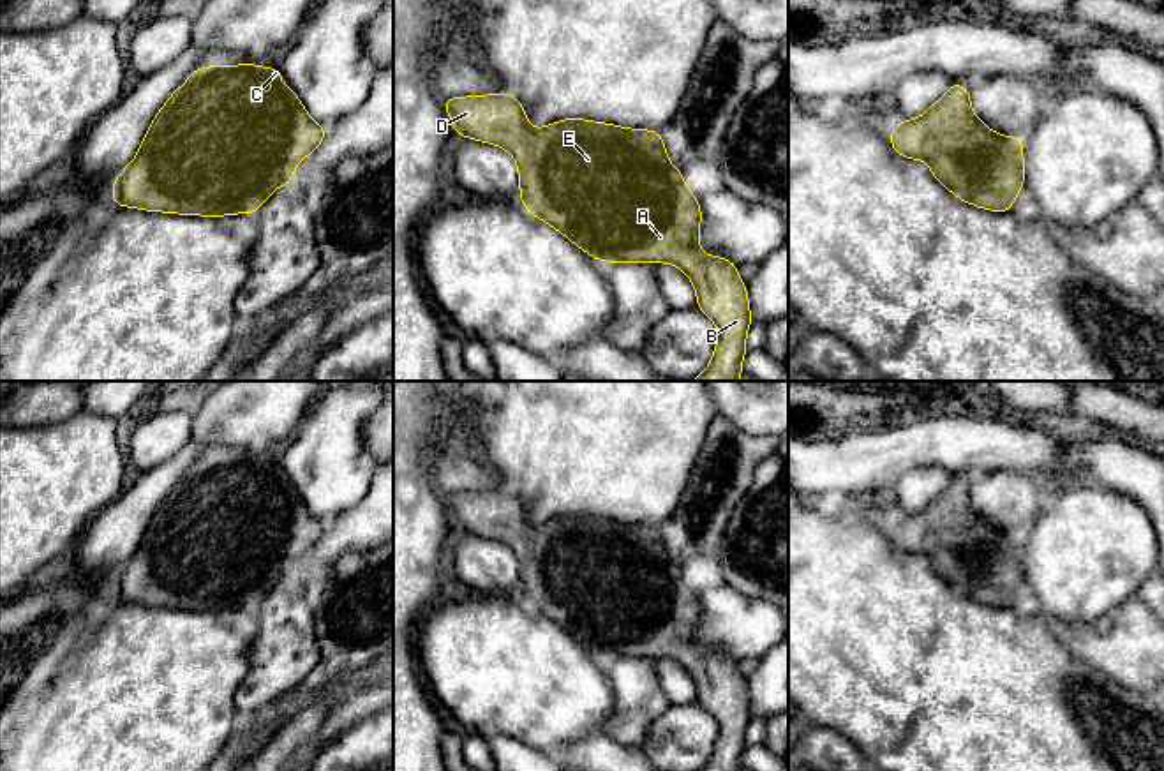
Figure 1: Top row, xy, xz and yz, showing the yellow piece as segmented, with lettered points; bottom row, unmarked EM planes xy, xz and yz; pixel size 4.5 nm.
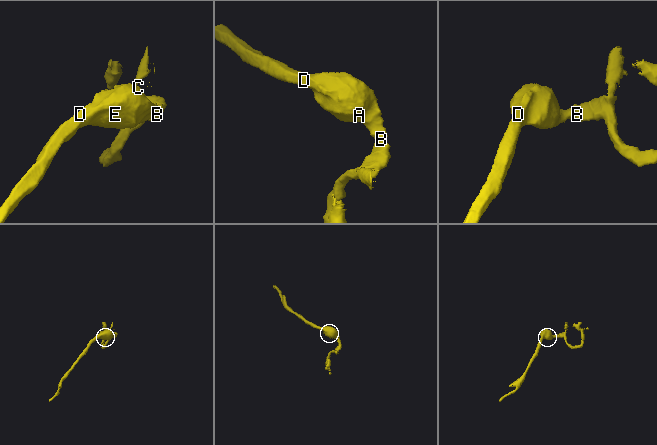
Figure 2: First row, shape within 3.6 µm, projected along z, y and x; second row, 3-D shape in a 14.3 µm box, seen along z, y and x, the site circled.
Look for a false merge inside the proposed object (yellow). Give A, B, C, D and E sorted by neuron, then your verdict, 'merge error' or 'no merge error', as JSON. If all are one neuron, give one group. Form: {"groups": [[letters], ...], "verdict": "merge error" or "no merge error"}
{"groups": [["A", "B", "C", "D", "E"]], "verdict": "no merge error"}

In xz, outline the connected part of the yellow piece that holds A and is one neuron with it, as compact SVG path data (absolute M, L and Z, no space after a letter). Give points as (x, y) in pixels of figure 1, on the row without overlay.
M511 489L443 494L457 531L492 538L508 545L519 561L520 596L540 616L548 618L589 651L610 656L654 656L672 658L693 677L697 702L718 722L718 739L713 755L700 771L742 771L741 755L748 748L746 727L751 722L750 699L744 676L737 670L737 660L721 651L705 653L698 640L702 607L697 591L683 577L683 566L668 558L668 550L656 526L624 524L619 520L564 513L552 520L533 524L527 512Z

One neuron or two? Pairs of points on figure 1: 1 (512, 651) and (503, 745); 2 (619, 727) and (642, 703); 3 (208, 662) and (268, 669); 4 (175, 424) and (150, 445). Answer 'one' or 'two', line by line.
1: two
2: one
3: two
4: one

